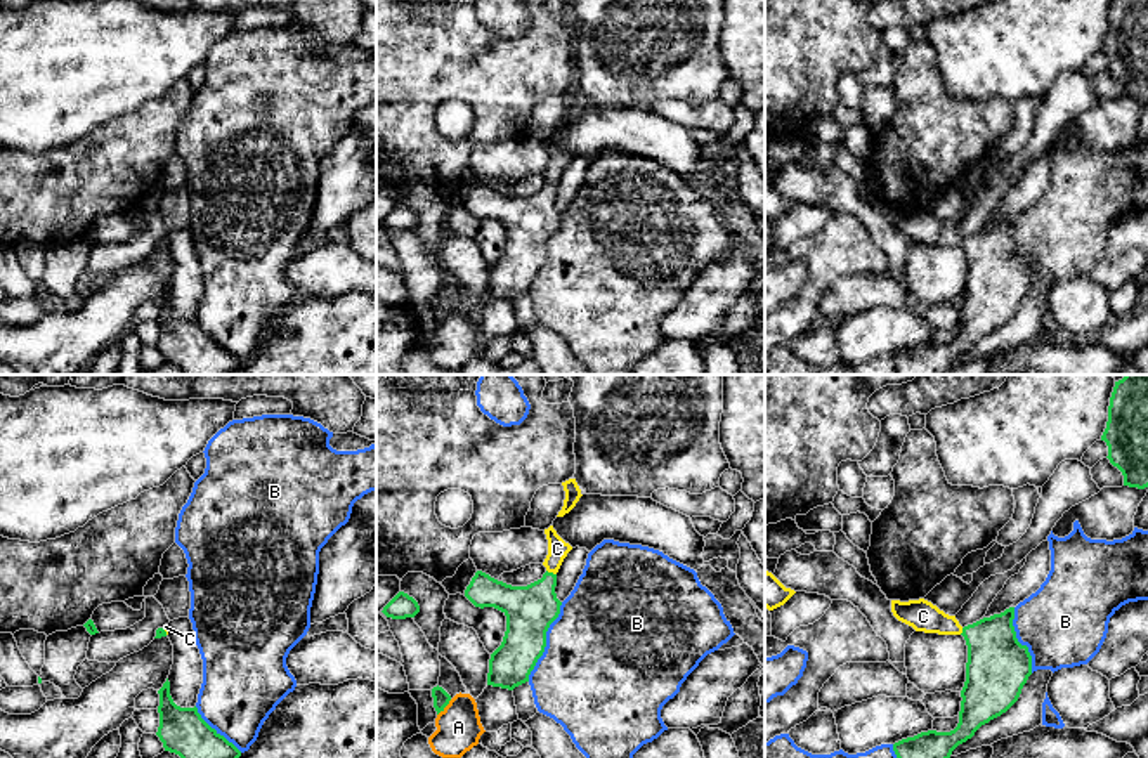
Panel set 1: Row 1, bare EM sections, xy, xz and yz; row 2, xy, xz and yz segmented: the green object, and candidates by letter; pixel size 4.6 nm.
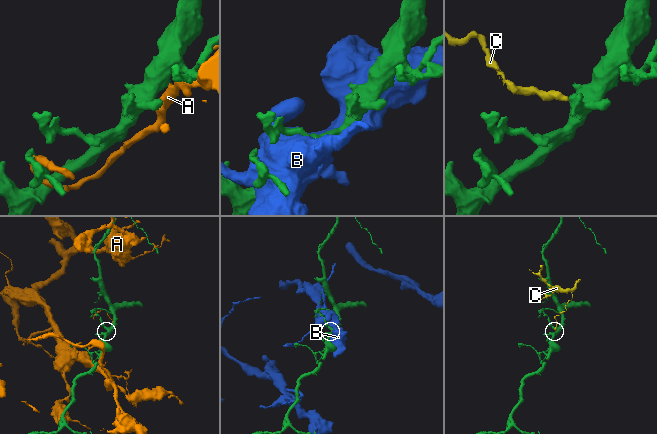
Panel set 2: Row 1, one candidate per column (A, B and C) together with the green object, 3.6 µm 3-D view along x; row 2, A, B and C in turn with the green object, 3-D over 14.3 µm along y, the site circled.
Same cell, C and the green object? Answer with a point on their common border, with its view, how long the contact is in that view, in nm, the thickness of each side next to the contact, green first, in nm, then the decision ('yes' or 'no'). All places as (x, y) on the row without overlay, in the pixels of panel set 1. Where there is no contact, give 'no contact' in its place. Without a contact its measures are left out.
meets green in xz at (552, 184); contact 50 nm long; 220 nm thick on the green side, 100 nm on the other; no

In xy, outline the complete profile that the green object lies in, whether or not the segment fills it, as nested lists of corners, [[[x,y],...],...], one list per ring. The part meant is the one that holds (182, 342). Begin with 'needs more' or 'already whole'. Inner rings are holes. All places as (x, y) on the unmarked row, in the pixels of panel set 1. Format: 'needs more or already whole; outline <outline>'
already whole; outline [[[170,293],[160,305],[160,338],[156,347],[165,363],[175,364],[184,375],[234,375],[241,363],[212,340],[198,324],[198,319],[180,319],[170,307]]]

